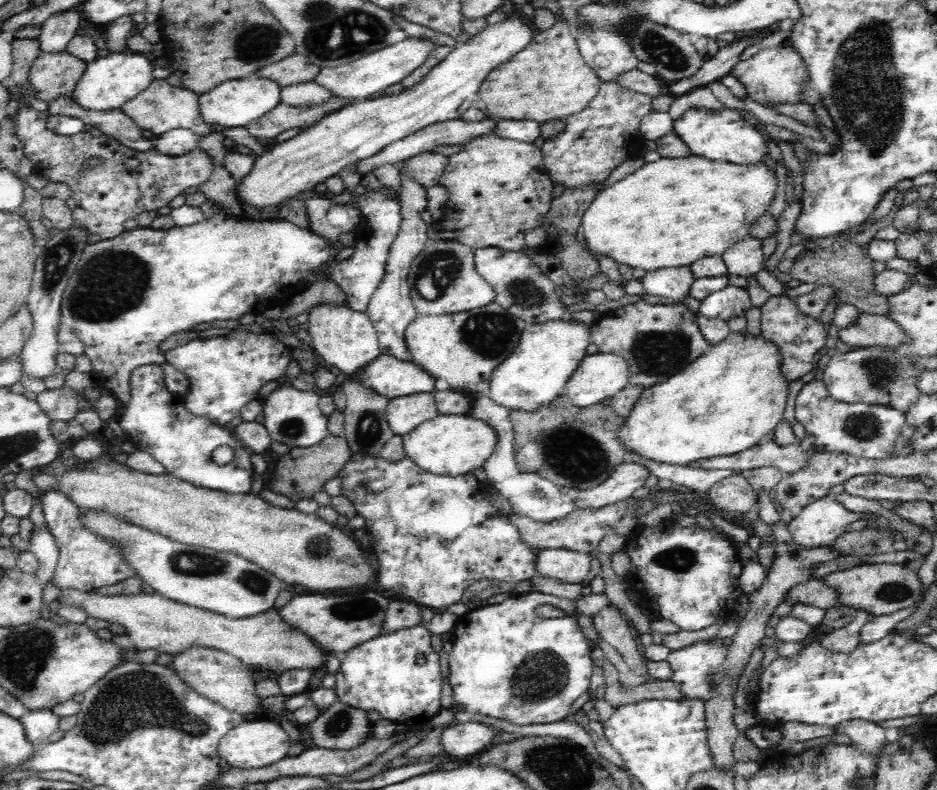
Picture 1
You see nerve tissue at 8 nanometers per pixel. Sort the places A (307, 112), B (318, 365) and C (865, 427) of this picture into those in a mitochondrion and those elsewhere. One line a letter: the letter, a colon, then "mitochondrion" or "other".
A: other
B: other
C: mitochondrion

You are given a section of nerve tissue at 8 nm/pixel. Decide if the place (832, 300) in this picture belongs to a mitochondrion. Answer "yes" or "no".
no

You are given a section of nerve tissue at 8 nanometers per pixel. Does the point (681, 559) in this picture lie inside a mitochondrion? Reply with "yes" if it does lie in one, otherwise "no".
yes

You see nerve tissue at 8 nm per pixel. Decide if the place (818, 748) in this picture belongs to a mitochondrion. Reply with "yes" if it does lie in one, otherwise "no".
no

